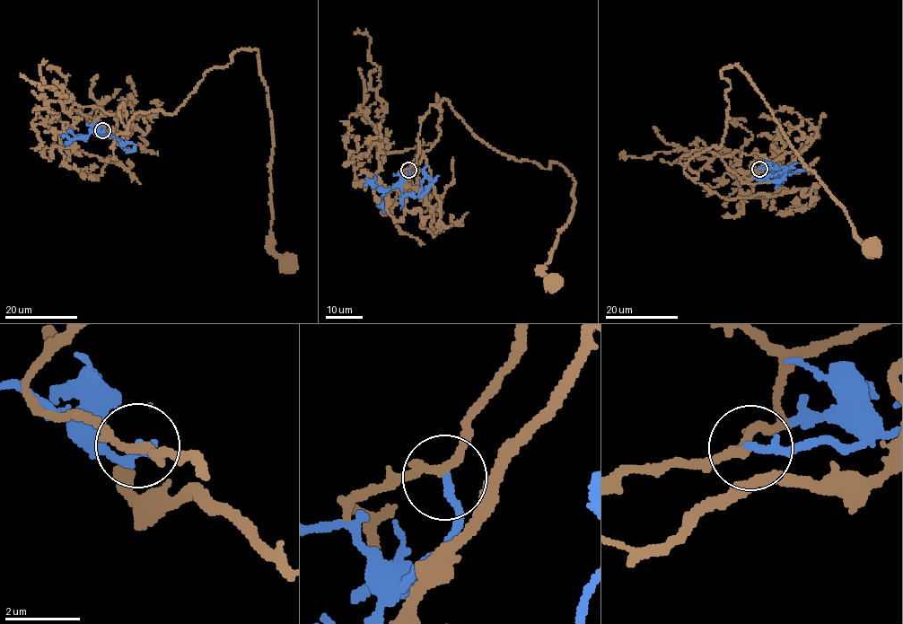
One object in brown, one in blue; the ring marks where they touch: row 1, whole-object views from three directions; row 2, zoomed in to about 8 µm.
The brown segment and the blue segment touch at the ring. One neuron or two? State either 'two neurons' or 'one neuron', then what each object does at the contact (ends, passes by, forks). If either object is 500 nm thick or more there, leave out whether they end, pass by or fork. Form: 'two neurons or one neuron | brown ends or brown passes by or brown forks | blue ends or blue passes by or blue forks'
two neurons | brown passes by | blue ends

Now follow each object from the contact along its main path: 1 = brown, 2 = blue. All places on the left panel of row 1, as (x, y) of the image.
1: (102, 131), (118, 144), (119, 106), (128, 133), (257, 49), (285, 264)
2: (102, 131), (97, 131), (119, 139), (125, 148), (134, 151), (136, 144)

